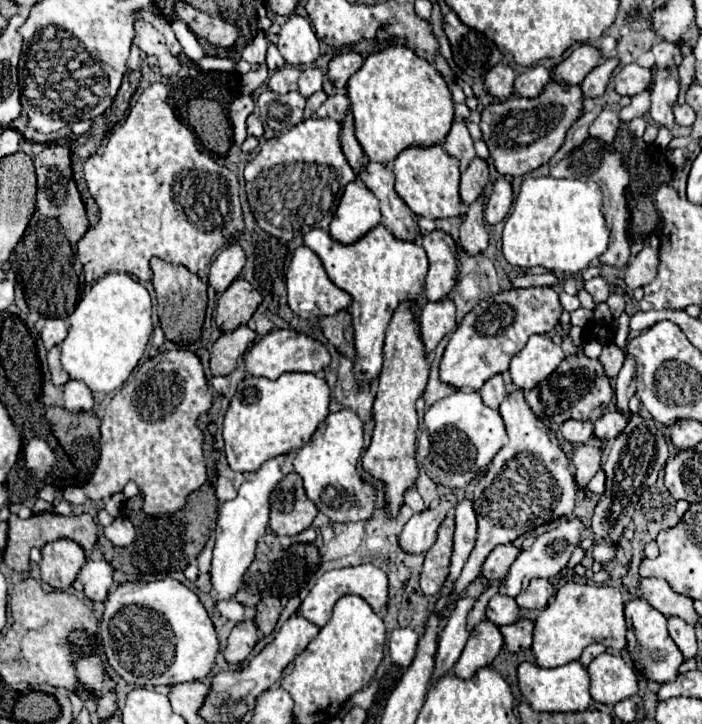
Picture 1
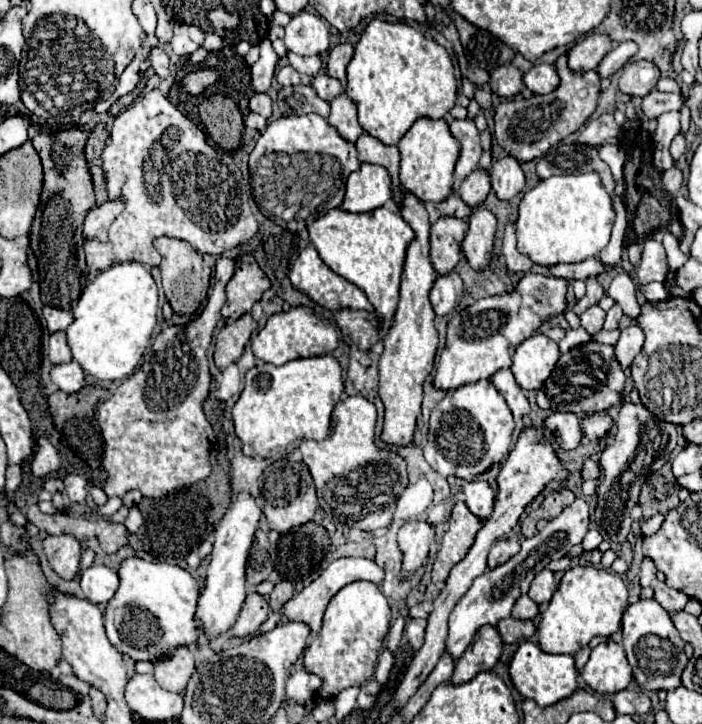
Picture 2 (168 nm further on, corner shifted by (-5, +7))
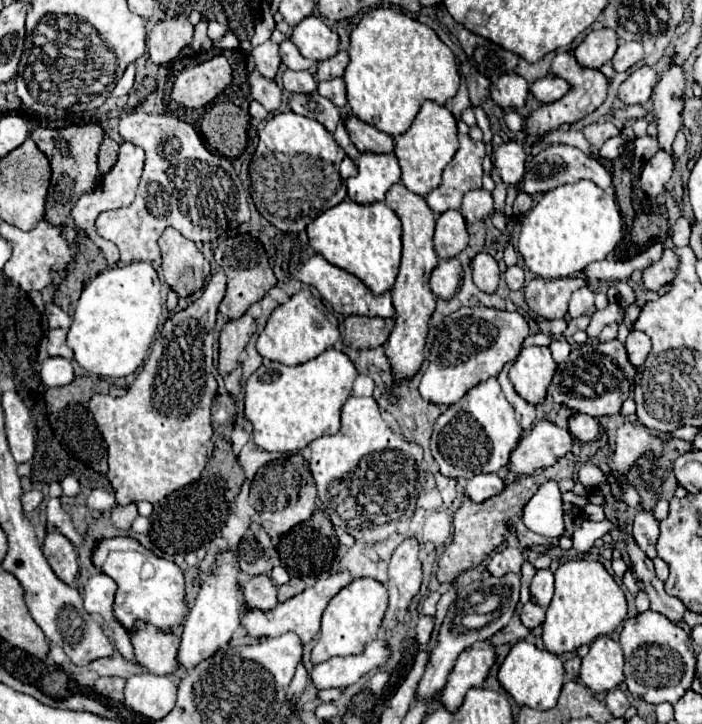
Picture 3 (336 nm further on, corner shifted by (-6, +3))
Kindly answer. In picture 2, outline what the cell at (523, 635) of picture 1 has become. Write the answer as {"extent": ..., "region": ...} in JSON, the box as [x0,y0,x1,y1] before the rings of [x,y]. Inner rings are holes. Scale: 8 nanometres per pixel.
{"extent":[496,617,536,643],"region":[[[512,617],[502,619],[496,629],[498,629],[498,633],[502,633],[500,637],[504,643],[518,643],[522,639],[532,637],[536,631],[532,621],[520,621],[520,619],[512,619]]]}

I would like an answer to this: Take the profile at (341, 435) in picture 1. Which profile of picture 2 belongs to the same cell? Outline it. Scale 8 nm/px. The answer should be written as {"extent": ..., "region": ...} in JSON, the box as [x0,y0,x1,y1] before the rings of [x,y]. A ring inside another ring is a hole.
{"extent":[300,395,408,531],"region":[[[362,395],[342,399],[332,413],[332,429],[324,441],[304,441],[300,451],[308,465],[320,507],[338,523],[362,531],[388,527],[396,501],[408,487],[406,461],[396,449],[382,449],[374,441],[376,407]],[[388,459],[388,465],[386,461]]]}

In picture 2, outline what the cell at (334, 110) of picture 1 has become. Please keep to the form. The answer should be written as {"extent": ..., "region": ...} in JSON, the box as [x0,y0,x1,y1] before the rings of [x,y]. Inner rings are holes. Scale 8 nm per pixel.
{"extent":[328,93,362,143],"region":[[[346,93],[338,95],[332,103],[332,111],[328,117],[328,123],[350,143],[354,143],[362,135],[362,127],[356,117],[356,105],[348,99]]]}

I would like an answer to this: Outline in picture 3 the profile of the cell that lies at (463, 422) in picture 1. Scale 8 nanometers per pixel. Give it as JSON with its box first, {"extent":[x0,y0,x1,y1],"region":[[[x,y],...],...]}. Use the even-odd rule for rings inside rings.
{"extent":[429,377,521,479],"region":[[[495,377],[479,383],[465,397],[449,405],[433,427],[429,449],[445,477],[471,479],[481,473],[497,473],[509,463],[509,455],[521,439],[521,427]]]}

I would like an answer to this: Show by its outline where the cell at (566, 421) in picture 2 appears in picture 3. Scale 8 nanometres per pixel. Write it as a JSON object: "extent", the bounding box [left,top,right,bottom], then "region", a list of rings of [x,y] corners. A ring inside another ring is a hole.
{"extent":[509,419,573,477],"region":[[[541,419],[513,449],[509,471],[517,477],[533,475],[537,469],[555,465],[571,451],[571,445],[573,437],[569,429],[563,429],[549,419]]]}

